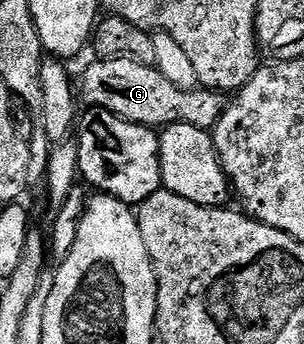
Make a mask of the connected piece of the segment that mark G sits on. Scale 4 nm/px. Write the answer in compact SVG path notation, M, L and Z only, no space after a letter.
M92 59L92 64L83 72L83 77L78 77L77 92L87 106L91 108L104 108L122 120L128 120L134 124L143 124L146 128L162 130L169 124L188 124L198 128L214 129L215 124L221 118L225 107L225 100L220 93L207 88L196 86L194 88L178 88L161 74L158 68L150 64L138 64L135 60L101 60Z

